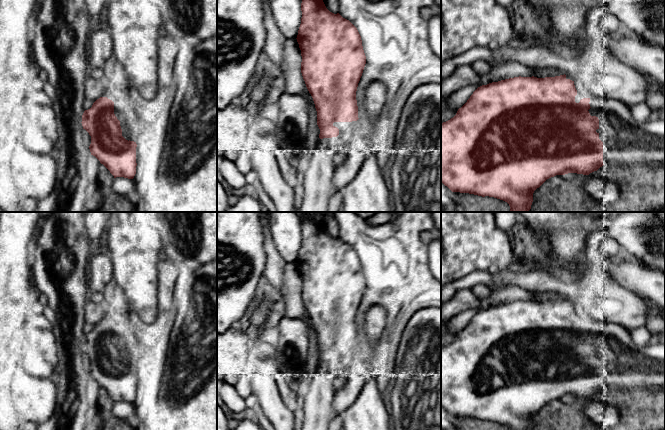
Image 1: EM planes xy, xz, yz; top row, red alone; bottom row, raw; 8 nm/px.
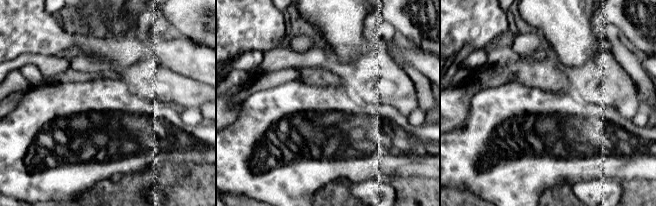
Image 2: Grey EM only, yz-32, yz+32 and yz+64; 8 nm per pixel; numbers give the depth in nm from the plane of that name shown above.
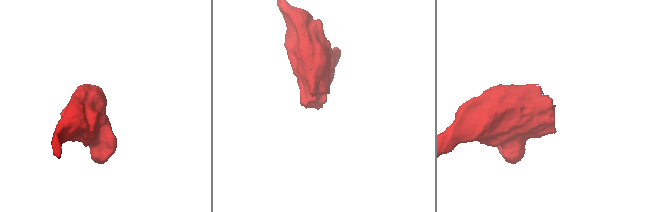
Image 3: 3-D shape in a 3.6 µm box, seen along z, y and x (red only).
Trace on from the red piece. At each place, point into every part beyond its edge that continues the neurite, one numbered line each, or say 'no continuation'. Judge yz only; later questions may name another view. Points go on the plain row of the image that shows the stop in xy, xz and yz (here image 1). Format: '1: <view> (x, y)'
1: yz (637, 367)

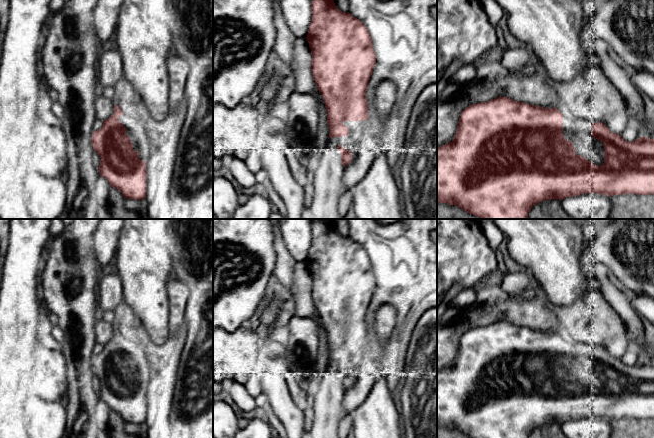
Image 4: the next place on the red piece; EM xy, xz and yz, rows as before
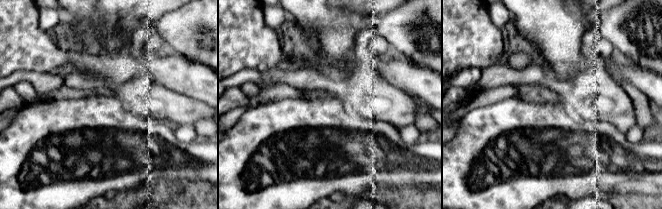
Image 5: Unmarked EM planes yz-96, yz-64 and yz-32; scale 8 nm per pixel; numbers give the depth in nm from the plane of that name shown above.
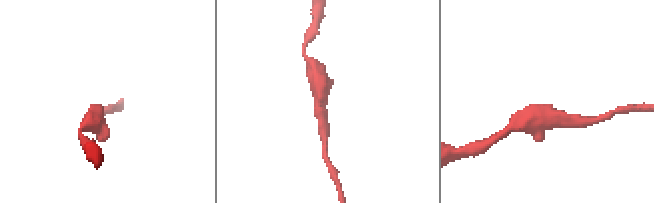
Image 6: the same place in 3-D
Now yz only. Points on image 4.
no continuation

